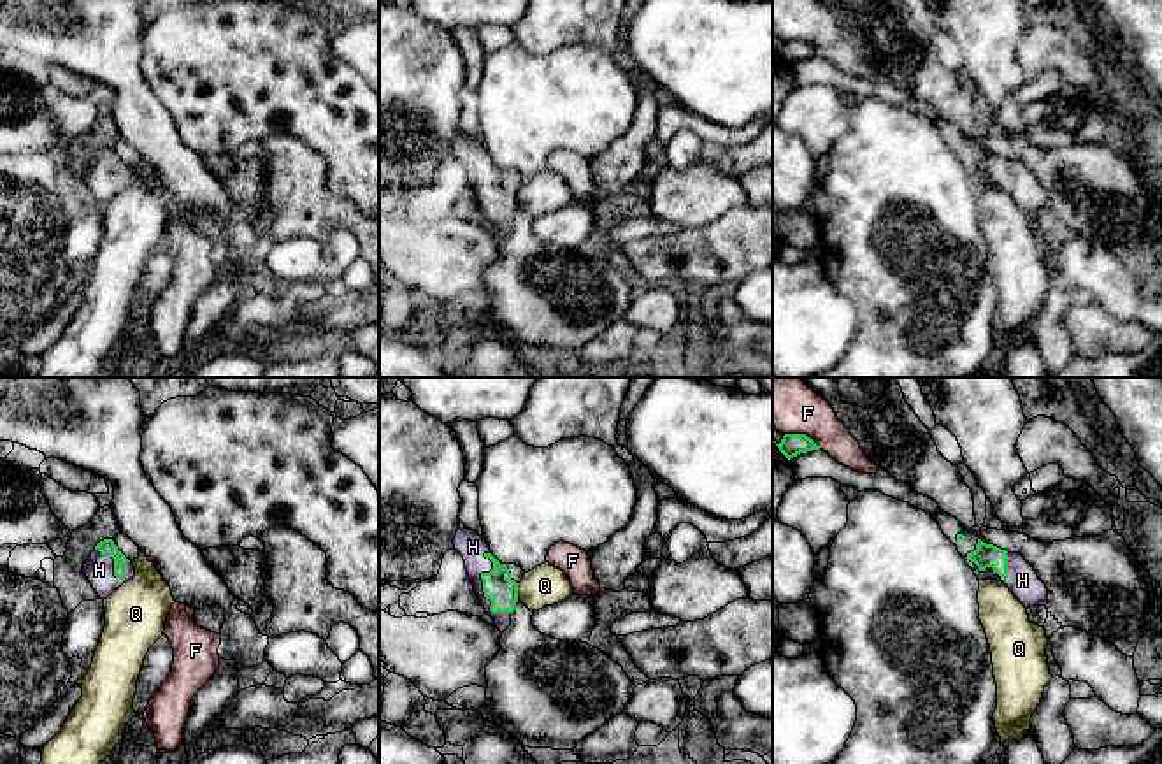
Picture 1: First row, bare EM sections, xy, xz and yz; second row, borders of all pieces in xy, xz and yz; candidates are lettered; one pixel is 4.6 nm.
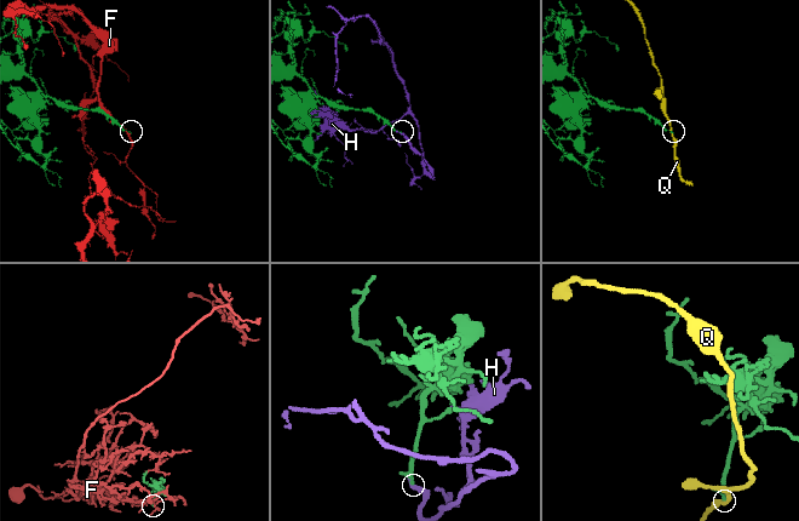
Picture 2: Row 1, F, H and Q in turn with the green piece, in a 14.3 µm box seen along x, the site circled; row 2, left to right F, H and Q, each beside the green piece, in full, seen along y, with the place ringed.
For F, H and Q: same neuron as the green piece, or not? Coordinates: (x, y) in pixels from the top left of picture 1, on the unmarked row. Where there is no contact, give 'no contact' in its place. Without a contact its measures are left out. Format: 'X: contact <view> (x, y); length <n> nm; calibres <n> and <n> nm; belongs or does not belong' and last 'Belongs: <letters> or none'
F: contact yz (803, 41); length 180 nm; calibres 110 and 190 nm; does not belong
H: contact xz (483, 195); length 300 nm; calibres 140 and 130 nm; belongs
Q: contact xz (516, 197); length 70 nm; calibres 140 and 190 nm; does not belong
Belongs: H

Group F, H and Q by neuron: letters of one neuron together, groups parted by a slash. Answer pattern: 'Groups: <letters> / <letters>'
Groups: F / H / Q

